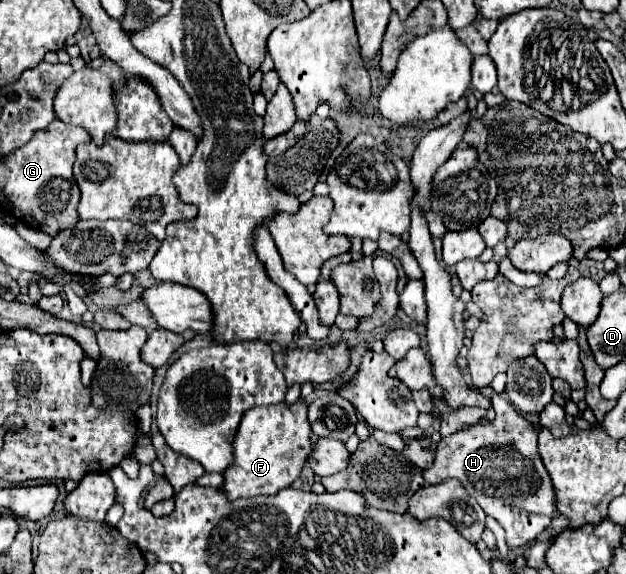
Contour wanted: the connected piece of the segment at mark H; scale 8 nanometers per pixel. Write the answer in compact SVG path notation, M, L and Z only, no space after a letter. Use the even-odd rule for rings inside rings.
M496 394L492 398L492 402L494 402L496 418L494 420L482 418L476 424L472 424L470 428L464 428L458 434L442 438L438 444L434 464L430 468L426 468L422 474L424 474L426 482L444 482L448 478L460 480L462 486L468 490L468 494L472 494L480 502L482 510L488 516L496 518L498 524L506 530L508 548L518 548L518 546L524 546L526 542L534 540L540 532L544 532L550 526L552 516L556 512L554 490L552 490L548 472L544 470L540 452L538 452L538 434L532 430L530 422L514 410L514 406L508 402L508 398Z

